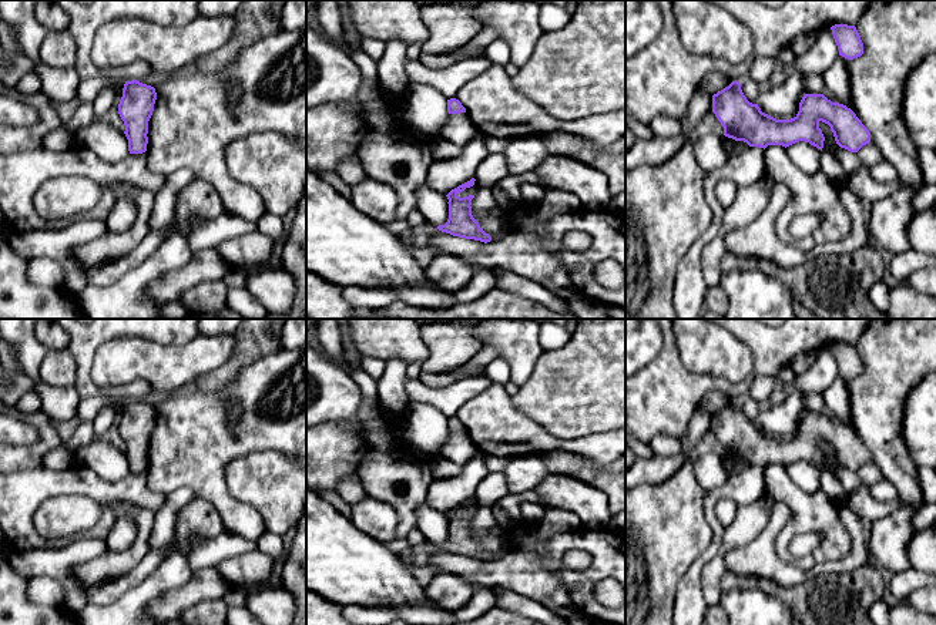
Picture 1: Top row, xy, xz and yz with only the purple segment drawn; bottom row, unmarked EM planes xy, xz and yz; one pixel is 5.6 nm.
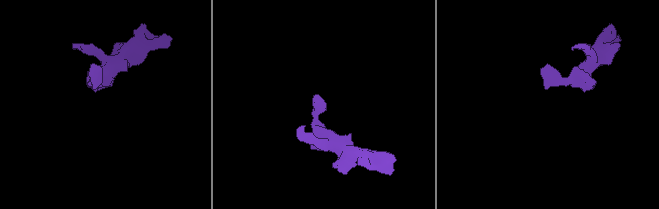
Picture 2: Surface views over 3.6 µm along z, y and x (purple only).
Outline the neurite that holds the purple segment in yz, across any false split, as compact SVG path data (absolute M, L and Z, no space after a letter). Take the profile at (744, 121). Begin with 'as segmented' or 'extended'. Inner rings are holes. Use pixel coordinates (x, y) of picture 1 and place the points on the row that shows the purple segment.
as segmented; M739 81L712 95L712 112L724 127L724 135L744 141L749 147L789 147L805 141L822 151L825 137L819 122L831 127L841 148L858 152L870 142L869 130L843 104L832 103L823 94L804 94L798 114L791 120L776 120L747 100Z

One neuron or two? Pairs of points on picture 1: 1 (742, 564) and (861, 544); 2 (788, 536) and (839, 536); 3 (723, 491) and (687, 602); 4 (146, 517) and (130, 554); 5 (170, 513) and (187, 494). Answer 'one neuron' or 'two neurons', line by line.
1: one neuron
2: one neuron
3: one neuron
4: one neuron
5: one neuron

